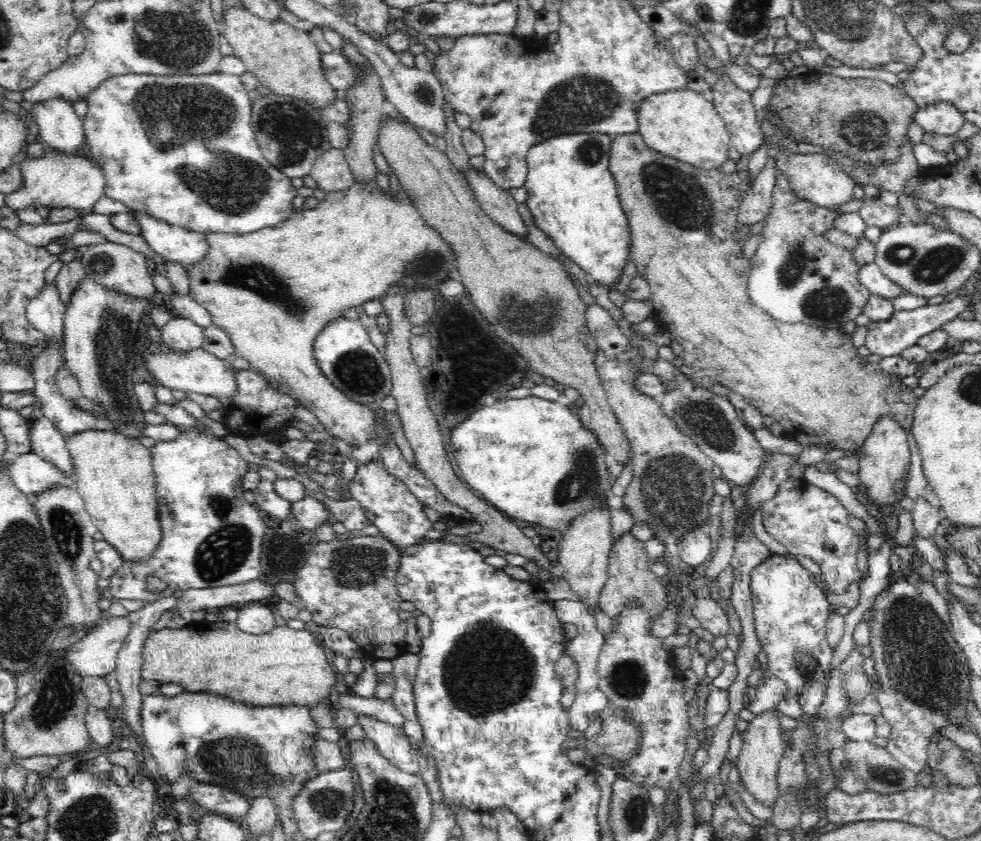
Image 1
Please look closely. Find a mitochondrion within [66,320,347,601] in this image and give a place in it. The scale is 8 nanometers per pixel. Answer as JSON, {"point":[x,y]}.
{"point":[223,552]}

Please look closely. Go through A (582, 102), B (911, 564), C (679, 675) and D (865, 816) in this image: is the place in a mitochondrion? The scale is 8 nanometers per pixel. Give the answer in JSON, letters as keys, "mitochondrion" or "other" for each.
{"A":"mitochondrion","B":"other","C":"other","D":"other"}

